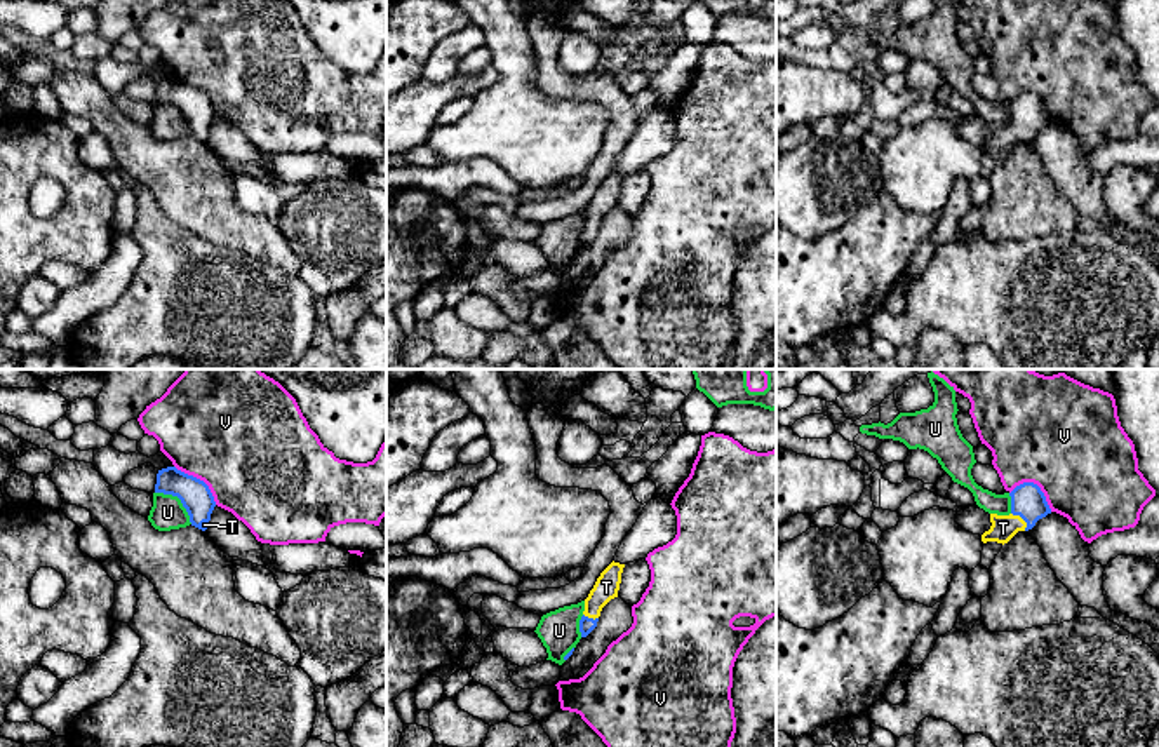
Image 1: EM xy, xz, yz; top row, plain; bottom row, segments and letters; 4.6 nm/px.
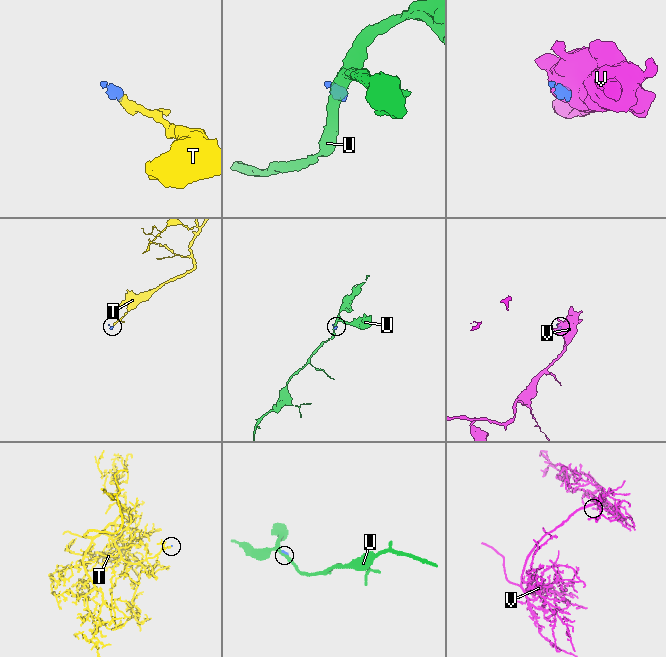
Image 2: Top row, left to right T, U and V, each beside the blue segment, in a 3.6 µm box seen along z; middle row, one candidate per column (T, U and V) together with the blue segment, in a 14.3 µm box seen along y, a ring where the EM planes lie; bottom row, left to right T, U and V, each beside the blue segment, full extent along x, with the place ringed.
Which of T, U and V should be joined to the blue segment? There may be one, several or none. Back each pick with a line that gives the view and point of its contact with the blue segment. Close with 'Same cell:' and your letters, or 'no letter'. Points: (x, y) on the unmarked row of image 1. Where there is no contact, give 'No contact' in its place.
T: Touches blue at yz (1022, 127)
Same cell: T

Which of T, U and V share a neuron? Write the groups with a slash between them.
T / U / V

